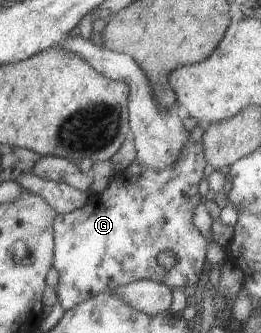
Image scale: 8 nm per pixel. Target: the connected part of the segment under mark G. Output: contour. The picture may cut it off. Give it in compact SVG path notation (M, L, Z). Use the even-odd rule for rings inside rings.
M198 121L197 126L190 131L185 149L174 164L157 170L134 159L127 168L114 175L102 193L91 193L84 207L56 217L54 267L60 275L56 293L58 301L62 302L67 311L95 295L114 292L117 287L138 280L154 280L168 284L171 288L198 285L206 265L206 249L210 242L194 223L195 209L203 196L198 191L198 185L206 177L204 169L209 164L204 143L206 127L207 124ZM164 250L175 251L178 255L178 265L174 269L166 269L158 263L157 257Z

